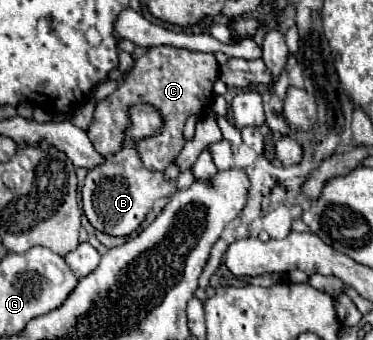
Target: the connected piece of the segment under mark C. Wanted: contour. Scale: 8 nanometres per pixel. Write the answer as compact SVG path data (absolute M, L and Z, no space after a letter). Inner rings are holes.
M150 47L140 59L136 59L134 67L128 71L126 79L122 85L104 101L96 105L94 119L90 123L90 129L86 131L94 149L102 153L102 157L108 157L116 153L122 147L122 133L124 127L128 125L128 107L134 103L150 103L158 107L158 111L164 117L164 129L156 137L148 137L138 143L138 151L142 157L142 163L148 169L154 171L164 171L170 163L174 163L174 157L182 151L184 137L184 121L188 115L198 115L204 117L206 109L210 107L208 103L212 101L212 83L218 77L218 61L214 59L212 53L198 53L198 51L188 51L188 49L178 49L178 47Z

